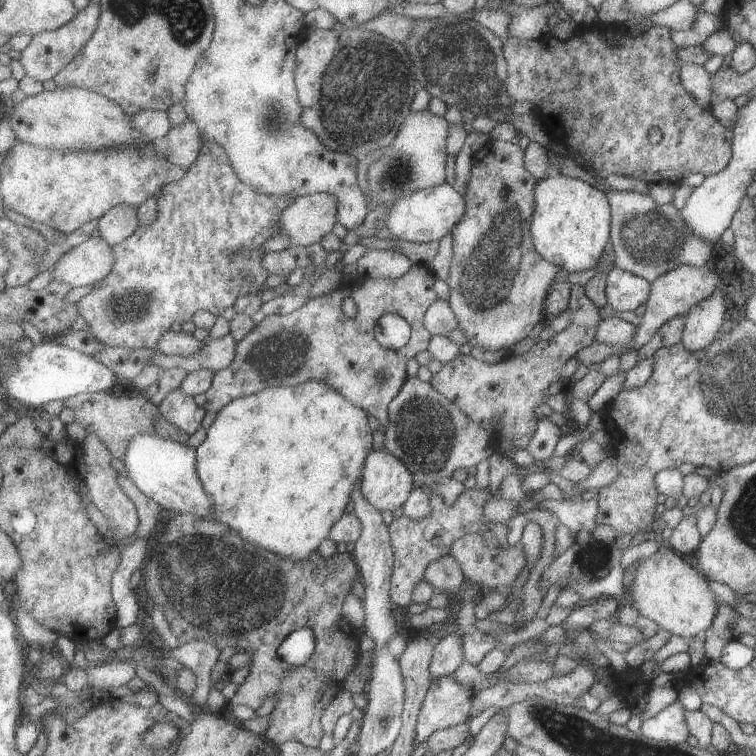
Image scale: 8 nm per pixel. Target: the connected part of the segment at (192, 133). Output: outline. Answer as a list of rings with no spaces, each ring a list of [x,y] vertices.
[[[189,120],[183,126],[173,127],[168,134],[168,159],[186,171],[199,158],[204,140],[195,121]]]

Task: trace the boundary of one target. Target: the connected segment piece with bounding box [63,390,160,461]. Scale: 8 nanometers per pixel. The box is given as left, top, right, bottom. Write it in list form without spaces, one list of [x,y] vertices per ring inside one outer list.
[[[105,390],[102,393],[75,395],[64,400],[63,404],[73,410],[77,424],[87,431],[97,433],[114,456],[122,461],[135,435],[157,432],[156,421],[160,416],[160,407],[143,397],[141,392],[133,397],[111,396],[111,393]]]

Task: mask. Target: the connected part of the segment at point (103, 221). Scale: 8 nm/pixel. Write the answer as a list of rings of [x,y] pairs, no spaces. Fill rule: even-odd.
[[[125,204],[113,207],[100,218],[100,236],[113,247],[131,238],[142,225],[136,206]]]

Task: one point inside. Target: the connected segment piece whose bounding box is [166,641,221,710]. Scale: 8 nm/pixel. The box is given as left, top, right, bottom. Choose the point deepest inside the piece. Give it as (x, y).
(200, 656)

